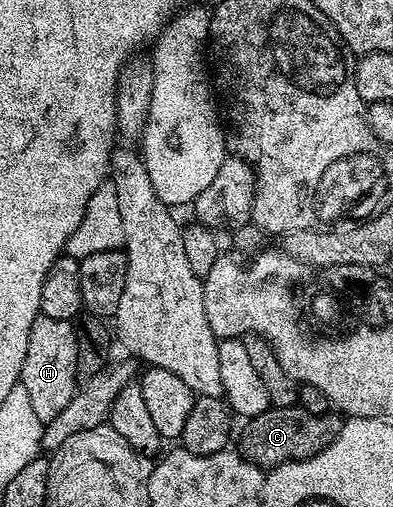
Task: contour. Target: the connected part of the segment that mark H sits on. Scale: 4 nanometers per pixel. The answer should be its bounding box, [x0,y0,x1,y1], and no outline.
[20,313,80,425]

